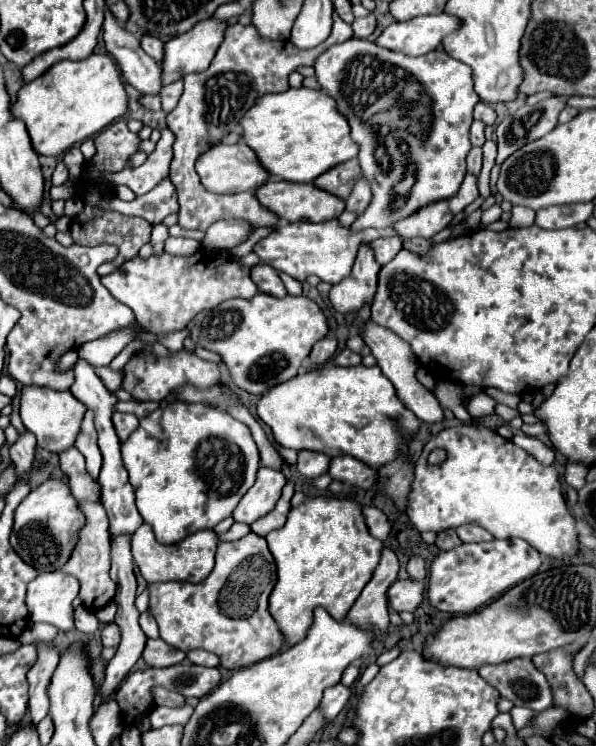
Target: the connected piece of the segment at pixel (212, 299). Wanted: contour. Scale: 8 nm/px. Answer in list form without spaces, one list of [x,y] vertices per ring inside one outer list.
[[[197,250],[193,256],[151,256],[141,260],[135,256],[115,272],[101,278],[101,284],[135,314],[135,320],[153,334],[175,332],[189,326],[189,322],[203,310],[213,308],[229,298],[251,298],[257,286],[249,278],[249,270],[239,268],[237,256],[231,252]]]

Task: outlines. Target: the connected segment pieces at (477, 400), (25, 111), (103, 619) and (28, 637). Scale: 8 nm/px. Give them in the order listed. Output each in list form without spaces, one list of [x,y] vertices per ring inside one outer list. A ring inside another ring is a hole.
[[[479,392],[475,396],[469,398],[469,404],[467,404],[467,412],[477,418],[477,416],[487,416],[487,414],[493,414],[495,412],[495,402],[493,398],[489,398],[485,392]]]
[[[91,54],[85,60],[61,60],[45,74],[25,84],[13,104],[13,114],[21,118],[37,154],[59,156],[73,144],[95,136],[115,118],[127,112],[127,92],[119,68],[107,54]]]
[[[112,601],[108,605],[100,608],[99,610],[96,610],[95,614],[97,615],[97,618],[101,623],[107,624],[109,622],[114,621],[116,612],[117,612],[117,606]]]
[[[33,624],[31,630],[25,630],[19,636],[19,642],[27,644],[27,642],[39,642],[39,640],[53,640],[57,636],[57,632],[59,630],[51,624]]]

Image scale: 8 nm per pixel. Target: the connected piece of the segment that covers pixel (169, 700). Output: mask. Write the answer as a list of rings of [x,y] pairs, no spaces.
[[[163,686],[153,688],[153,702],[155,706],[181,706],[185,698],[173,690],[165,690]]]

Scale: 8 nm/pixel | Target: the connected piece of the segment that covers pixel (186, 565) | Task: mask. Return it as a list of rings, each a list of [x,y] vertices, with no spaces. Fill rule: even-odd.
[[[143,524],[137,528],[137,532],[133,534],[131,538],[131,550],[133,550],[133,558],[139,566],[139,572],[141,576],[153,584],[153,582],[167,582],[167,580],[185,580],[185,582],[201,582],[205,580],[213,566],[215,566],[215,550],[217,550],[217,544],[219,544],[219,536],[213,532],[213,530],[199,530],[191,536],[187,536],[185,540],[177,542],[177,544],[171,544],[171,546],[165,546],[165,544],[159,544],[155,534],[153,534],[153,528]]]

